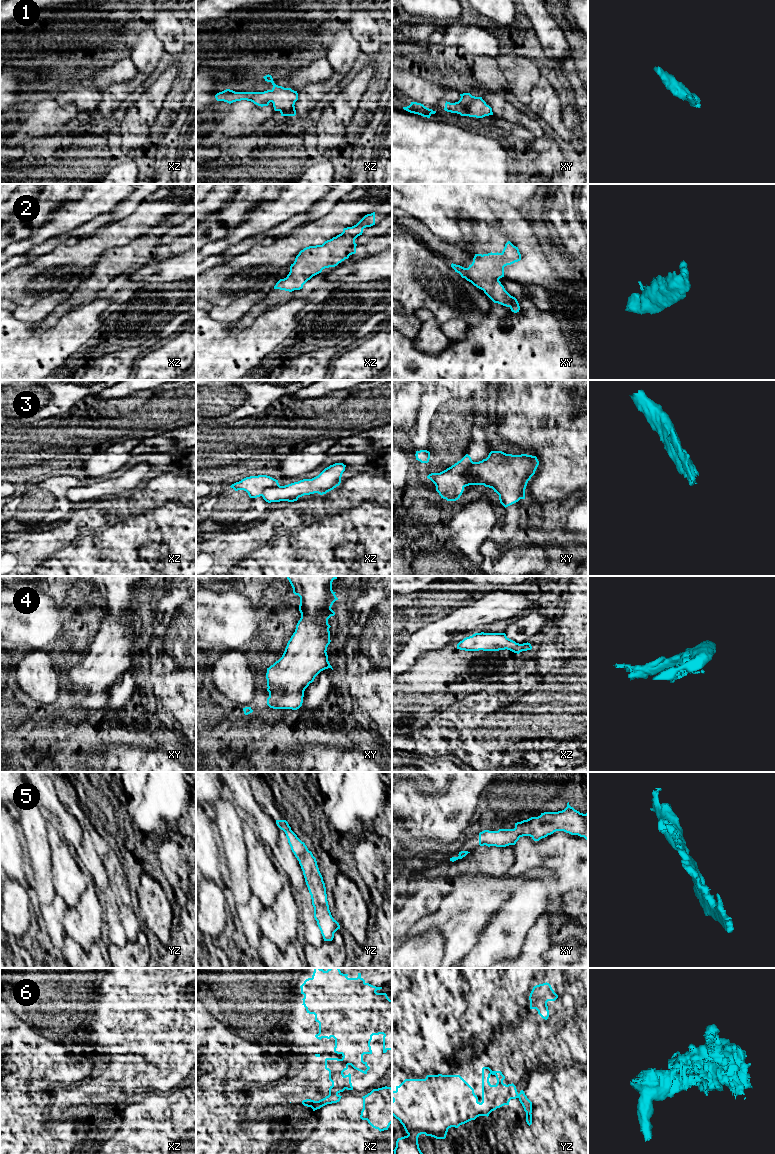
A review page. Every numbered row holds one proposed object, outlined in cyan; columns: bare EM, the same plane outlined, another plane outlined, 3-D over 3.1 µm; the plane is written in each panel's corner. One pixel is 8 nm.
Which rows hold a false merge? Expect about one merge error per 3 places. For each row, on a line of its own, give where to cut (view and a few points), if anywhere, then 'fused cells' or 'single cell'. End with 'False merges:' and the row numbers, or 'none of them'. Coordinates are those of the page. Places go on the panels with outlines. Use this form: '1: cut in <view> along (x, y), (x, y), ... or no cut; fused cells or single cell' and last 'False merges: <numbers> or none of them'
1: no cut; single cell
2: no cut; single cell
3: cut in xy along (474, 462), (464, 473), (464, 486); fused cells
4: no cut; single cell
5: no cut; single cell
6: cut in xz along (329, 1093), (337, 1094); fused cells
False merges: 3, 6

